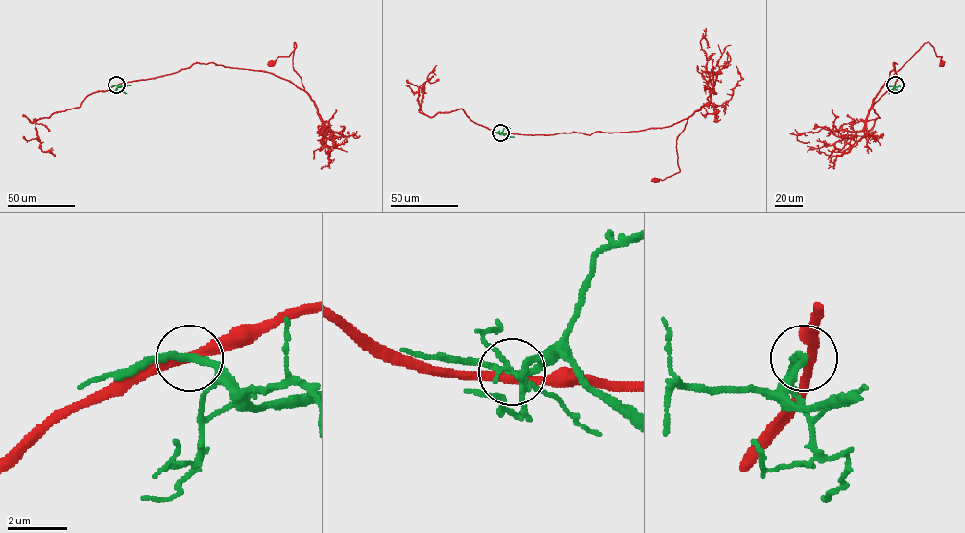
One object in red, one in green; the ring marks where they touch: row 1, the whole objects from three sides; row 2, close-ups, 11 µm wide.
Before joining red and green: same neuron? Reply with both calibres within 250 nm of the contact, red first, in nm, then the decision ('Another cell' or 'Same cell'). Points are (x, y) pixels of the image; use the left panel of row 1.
Thickness 320 nm (red) against 190 nm. Same cell

